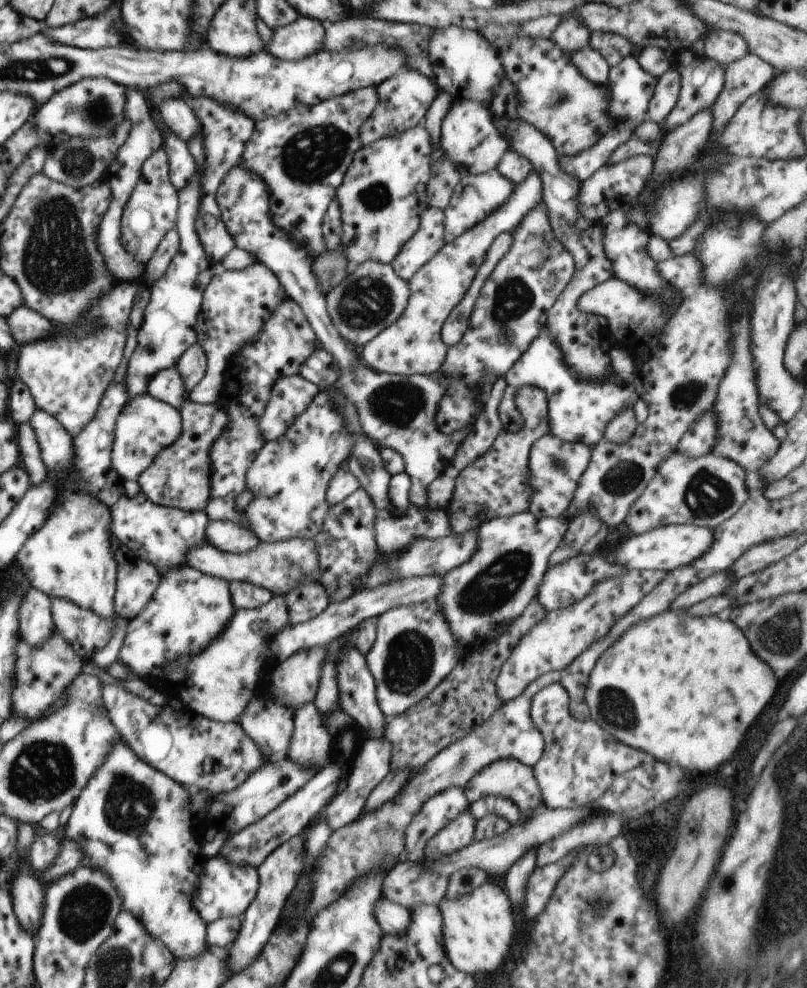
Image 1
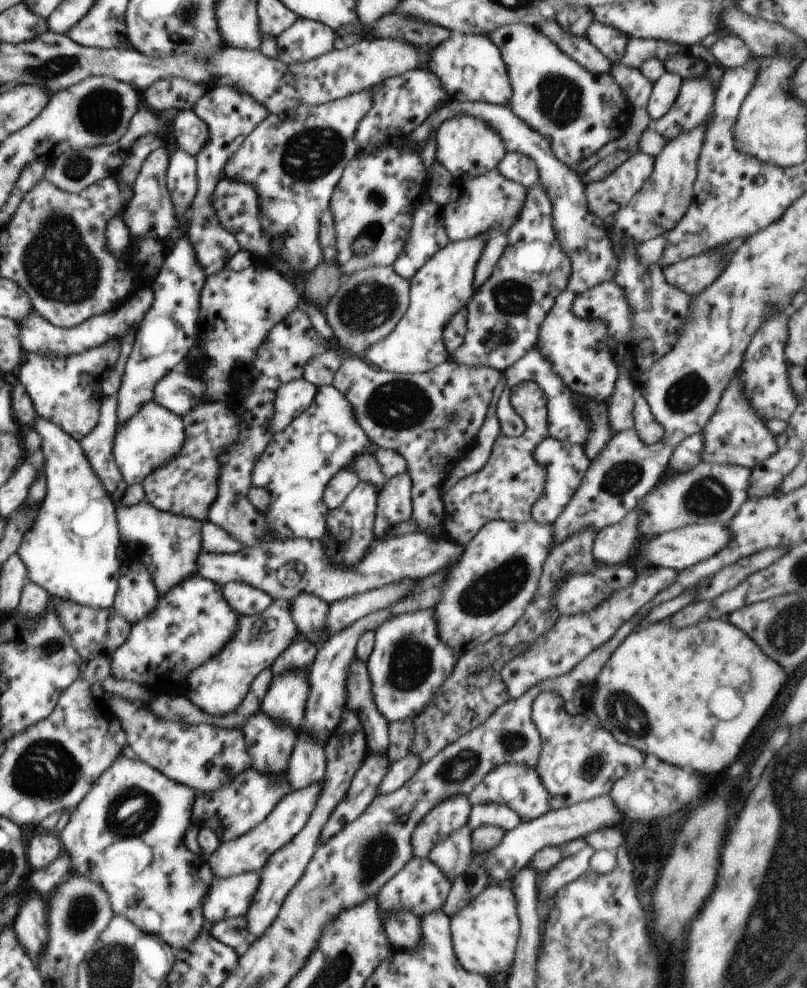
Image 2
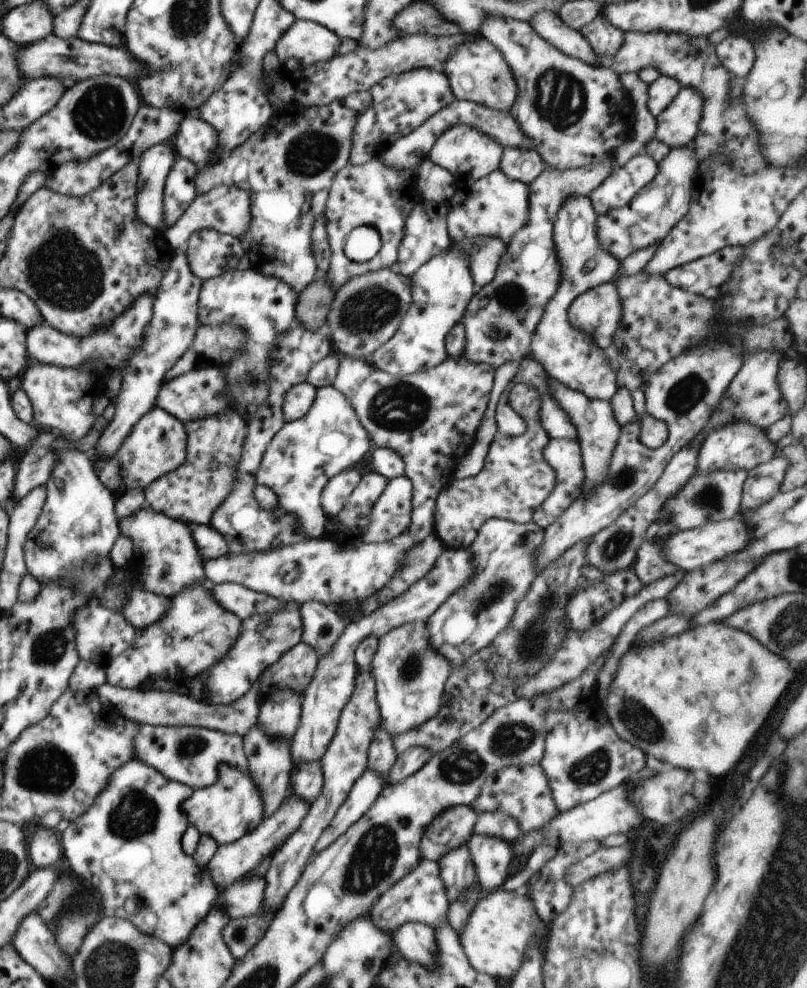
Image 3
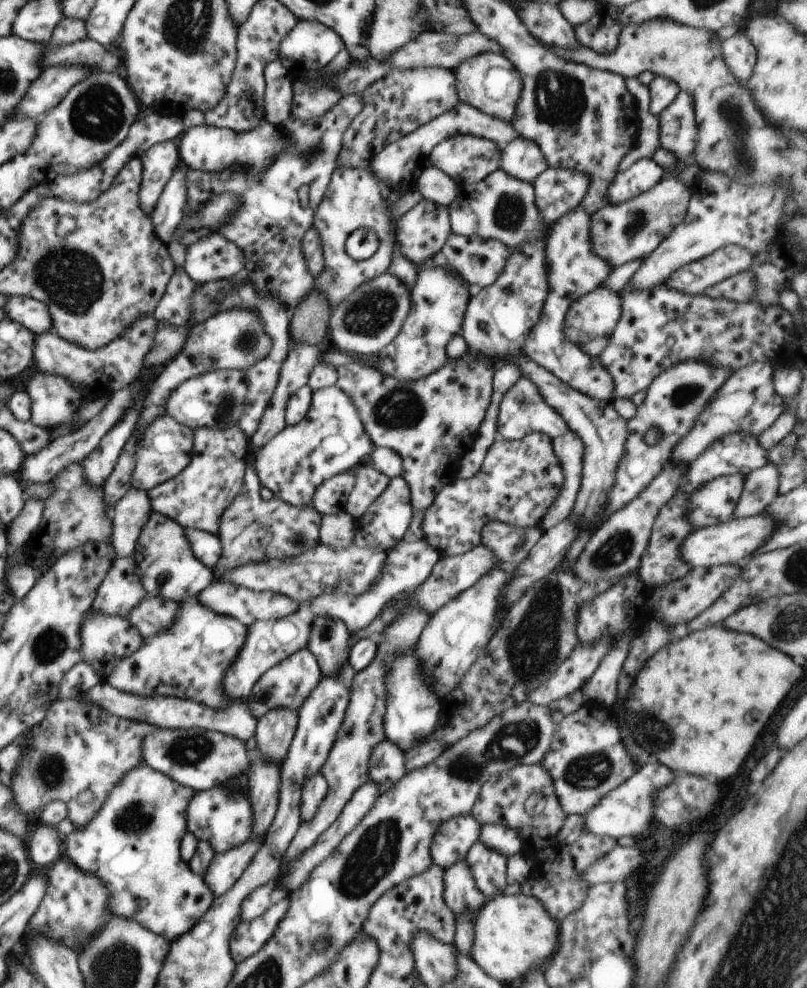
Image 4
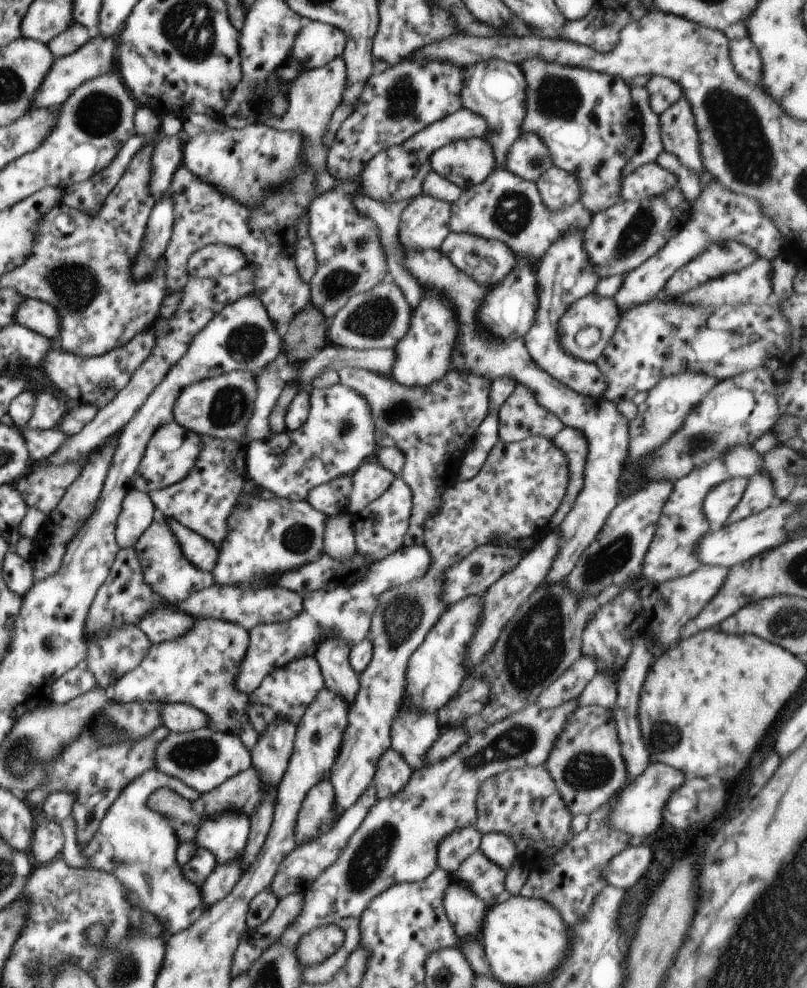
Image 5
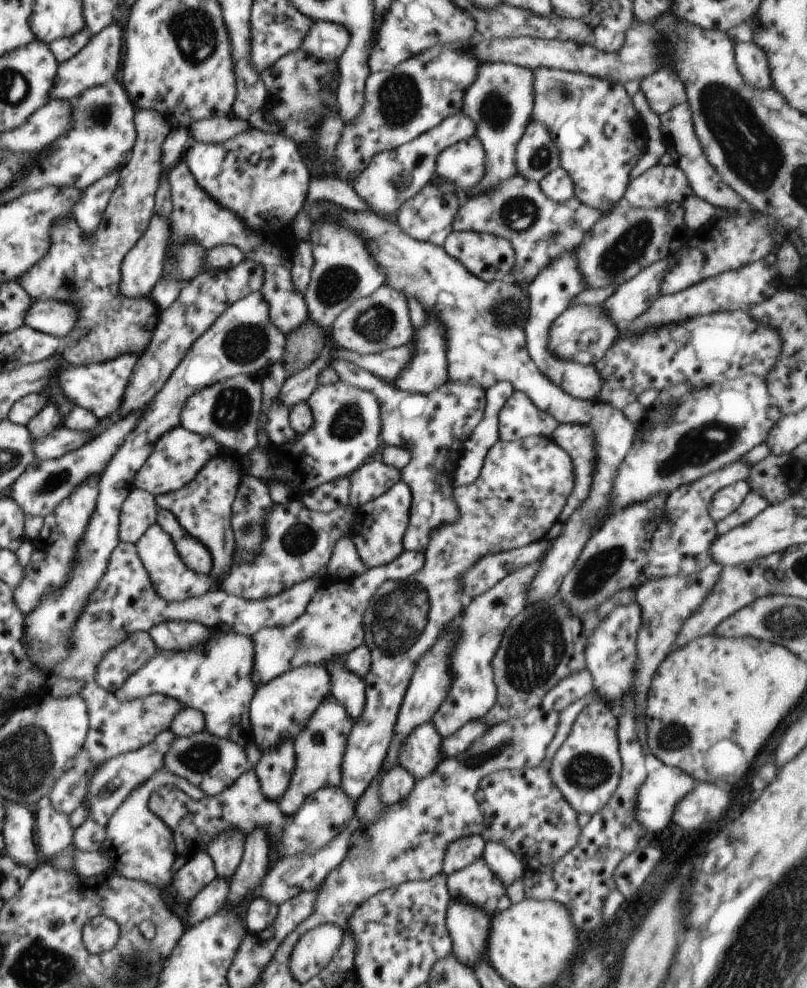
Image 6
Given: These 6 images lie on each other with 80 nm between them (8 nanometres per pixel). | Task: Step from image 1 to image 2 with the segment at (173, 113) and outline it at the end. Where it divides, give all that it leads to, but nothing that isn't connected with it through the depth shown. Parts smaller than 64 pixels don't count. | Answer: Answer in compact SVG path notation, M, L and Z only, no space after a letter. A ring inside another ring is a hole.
M193 110L179 111L171 127L176 147L192 157L196 157L209 142L210 134L207 125Z

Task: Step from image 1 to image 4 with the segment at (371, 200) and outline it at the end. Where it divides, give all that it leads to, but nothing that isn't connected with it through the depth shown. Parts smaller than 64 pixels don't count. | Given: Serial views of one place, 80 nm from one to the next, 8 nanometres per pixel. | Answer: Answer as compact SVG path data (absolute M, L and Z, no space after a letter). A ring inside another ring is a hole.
M338 168L332 174L330 186L324 194L324 200L316 208L314 222L312 222L320 234L325 261L322 274L314 279L314 289L322 292L328 298L331 308L334 304L344 302L346 296L350 292L354 292L354 288L358 288L360 284L364 284L380 274L385 274L390 268L392 256L394 256L394 244L398 244L398 240L396 240L398 222L392 220L394 218L392 206L402 196L404 196L404 192L398 192L398 188L392 188L388 182L378 180L378 176L370 168L365 170ZM360 228L374 230L380 240L379 252L362 262L350 258L345 250L348 236Z

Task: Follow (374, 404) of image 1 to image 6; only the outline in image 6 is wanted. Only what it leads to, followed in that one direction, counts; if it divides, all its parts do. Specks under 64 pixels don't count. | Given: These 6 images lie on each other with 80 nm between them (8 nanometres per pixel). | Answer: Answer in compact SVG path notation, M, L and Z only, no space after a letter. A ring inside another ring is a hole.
M334 358L332 368L338 374L339 381L376 396L380 407L382 445L402 446L410 450L411 462L401 473L401 481L410 488L412 494L409 526L403 537L403 548L425 552L430 542L430 532L434 528L458 522L460 518L452 498L454 476L462 456L462 446L484 416L486 390L482 386L448 380L430 394L408 393L397 388L394 383L381 380L368 370L342 358Z

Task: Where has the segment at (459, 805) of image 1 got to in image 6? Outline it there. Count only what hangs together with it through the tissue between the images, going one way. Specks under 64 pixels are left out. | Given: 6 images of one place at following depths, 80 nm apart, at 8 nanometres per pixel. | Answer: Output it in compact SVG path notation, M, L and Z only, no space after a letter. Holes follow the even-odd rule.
M470 835L454 841L445 854L442 873L451 875L482 858L485 846L486 842L481 835Z

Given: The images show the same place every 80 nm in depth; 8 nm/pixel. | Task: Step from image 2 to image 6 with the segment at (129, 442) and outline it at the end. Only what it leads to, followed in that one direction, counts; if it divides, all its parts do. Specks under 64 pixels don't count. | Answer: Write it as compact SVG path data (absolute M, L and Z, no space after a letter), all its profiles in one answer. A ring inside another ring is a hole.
M176 426L168 430L160 440L156 440L152 454L144 462L144 466L136 472L136 489L146 490L149 494L169 494L174 490L180 490L188 482L194 480L194 476L202 470L202 466L216 458L218 454L226 451L210 437L202 437L182 426Z

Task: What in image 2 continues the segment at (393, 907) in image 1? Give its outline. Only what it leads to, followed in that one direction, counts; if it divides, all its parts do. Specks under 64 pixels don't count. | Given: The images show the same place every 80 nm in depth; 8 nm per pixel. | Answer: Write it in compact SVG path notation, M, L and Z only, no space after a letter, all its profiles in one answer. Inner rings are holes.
M392 912L386 914L386 918L381 921L393 950L408 951L420 946L420 918L412 912Z

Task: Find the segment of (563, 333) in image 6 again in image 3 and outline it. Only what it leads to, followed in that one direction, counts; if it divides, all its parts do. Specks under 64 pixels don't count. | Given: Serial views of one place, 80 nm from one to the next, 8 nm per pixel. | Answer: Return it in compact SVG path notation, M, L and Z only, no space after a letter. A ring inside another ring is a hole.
M608 281L580 294L568 310L570 324L594 338L594 344L610 348L622 322L622 300L614 282Z

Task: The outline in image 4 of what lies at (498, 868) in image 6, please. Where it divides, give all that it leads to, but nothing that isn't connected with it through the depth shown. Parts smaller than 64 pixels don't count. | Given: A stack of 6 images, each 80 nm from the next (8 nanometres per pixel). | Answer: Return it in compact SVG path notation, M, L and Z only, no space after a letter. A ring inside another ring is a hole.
M493 821L492 824L481 824L479 840L486 848L496 850L496 852L508 857L517 854L522 850L523 846L520 834L502 821Z

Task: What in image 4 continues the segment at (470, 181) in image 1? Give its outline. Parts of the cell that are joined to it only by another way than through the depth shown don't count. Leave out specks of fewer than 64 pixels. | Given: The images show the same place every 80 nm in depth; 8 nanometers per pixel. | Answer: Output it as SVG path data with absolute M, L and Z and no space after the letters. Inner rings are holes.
M499 168L481 182L459 187L456 198L448 207L451 232L466 237L477 235L482 239L498 240L510 250L530 238L538 240L546 234L546 226L542 224L534 200L532 184L513 178Z

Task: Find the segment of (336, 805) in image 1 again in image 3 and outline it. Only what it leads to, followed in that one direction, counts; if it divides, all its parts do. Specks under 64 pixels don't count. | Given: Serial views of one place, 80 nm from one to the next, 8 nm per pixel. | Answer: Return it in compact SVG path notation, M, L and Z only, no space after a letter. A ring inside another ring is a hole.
M367 770L354 782L354 787L350 790L348 798L344 805L336 812L336 816L329 826L326 826L320 839L314 846L314 853L322 852L324 848L328 848L332 842L335 842L353 823L358 822L360 818L374 804L374 800L378 798L380 792L384 790L385 781L382 776L374 770Z

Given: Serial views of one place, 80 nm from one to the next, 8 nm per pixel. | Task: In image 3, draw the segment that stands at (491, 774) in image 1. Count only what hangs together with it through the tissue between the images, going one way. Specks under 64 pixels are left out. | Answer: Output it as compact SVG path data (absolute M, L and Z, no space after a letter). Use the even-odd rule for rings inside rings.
M508 766L492 774L481 787L478 797L469 805L475 813L478 812L502 812L512 816L521 832L528 834L530 830L538 830L550 822L558 810L552 798L548 778L544 776L542 768L536 766Z

